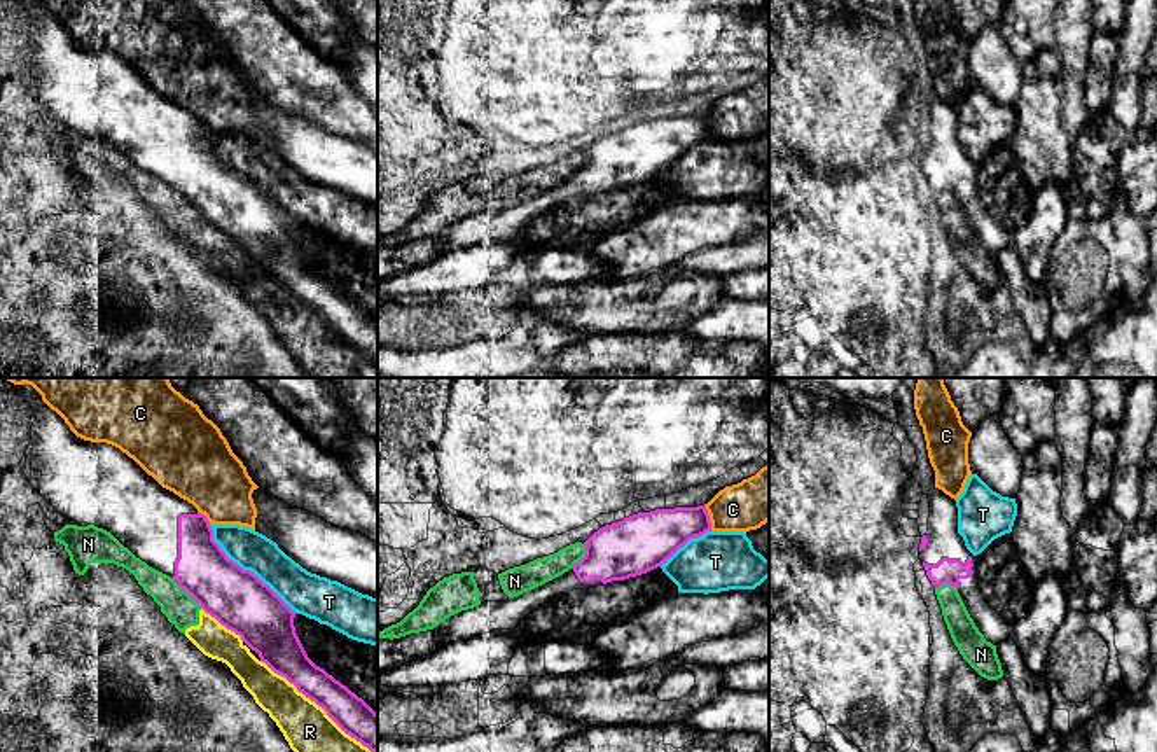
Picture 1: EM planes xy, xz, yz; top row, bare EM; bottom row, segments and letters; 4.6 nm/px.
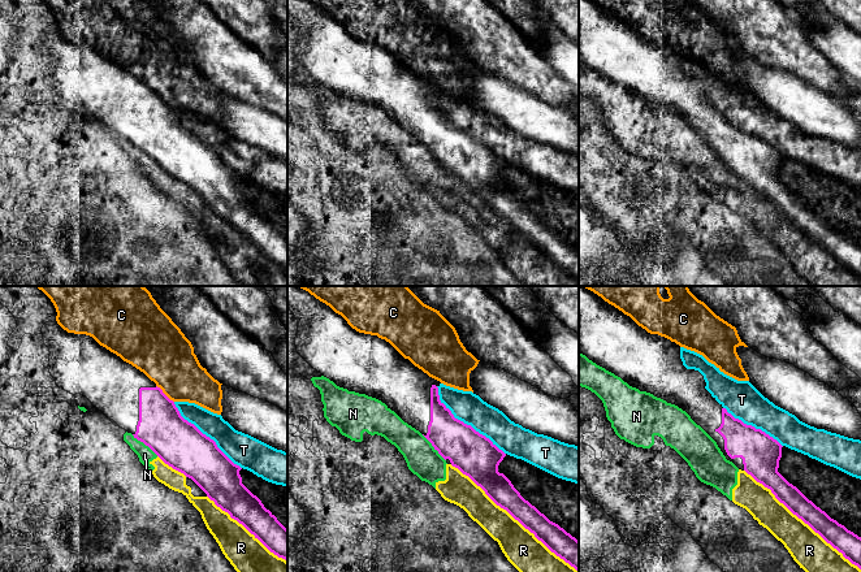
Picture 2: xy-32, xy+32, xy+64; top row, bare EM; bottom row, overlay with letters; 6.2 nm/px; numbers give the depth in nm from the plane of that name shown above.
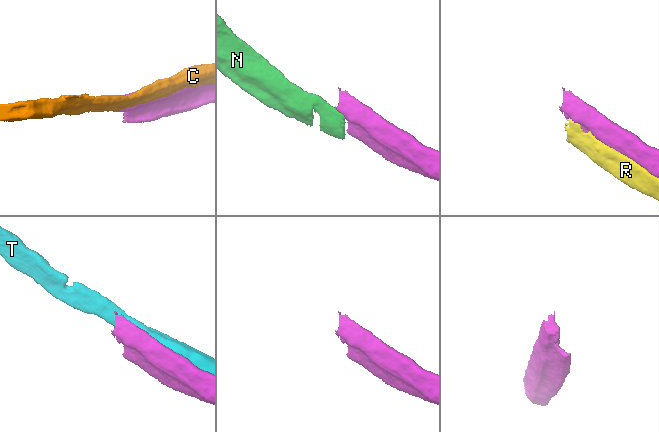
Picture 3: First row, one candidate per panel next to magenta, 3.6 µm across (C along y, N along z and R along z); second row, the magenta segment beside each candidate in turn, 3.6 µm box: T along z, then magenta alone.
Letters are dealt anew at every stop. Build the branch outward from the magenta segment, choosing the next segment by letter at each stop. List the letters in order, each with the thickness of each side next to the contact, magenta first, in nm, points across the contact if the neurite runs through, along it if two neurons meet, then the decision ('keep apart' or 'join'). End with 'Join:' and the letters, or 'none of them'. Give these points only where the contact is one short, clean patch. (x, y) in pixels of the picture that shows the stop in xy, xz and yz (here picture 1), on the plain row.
C: 220/220 nm | keep apart
N: 280/150 nm | along xy (170, 186), (201, 215) | keep apart
R: 170/240 nm | keep apart
T: 280/180 nm | keep apart
Join: none of them

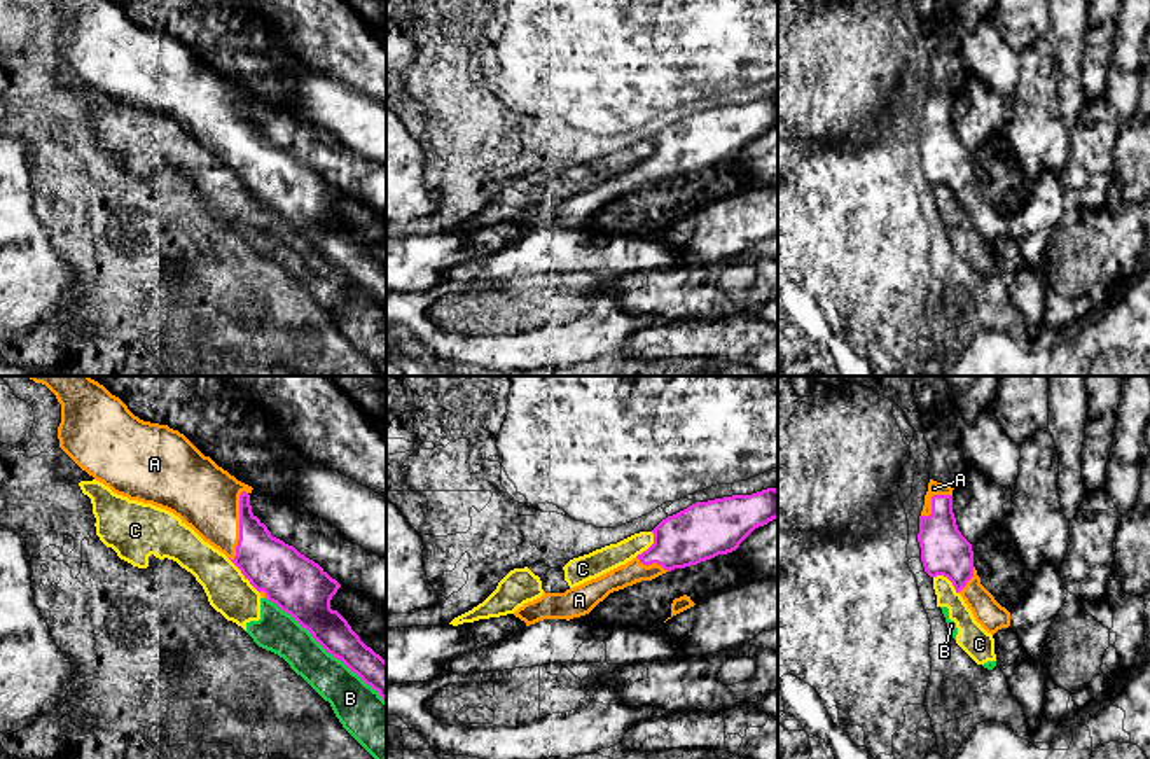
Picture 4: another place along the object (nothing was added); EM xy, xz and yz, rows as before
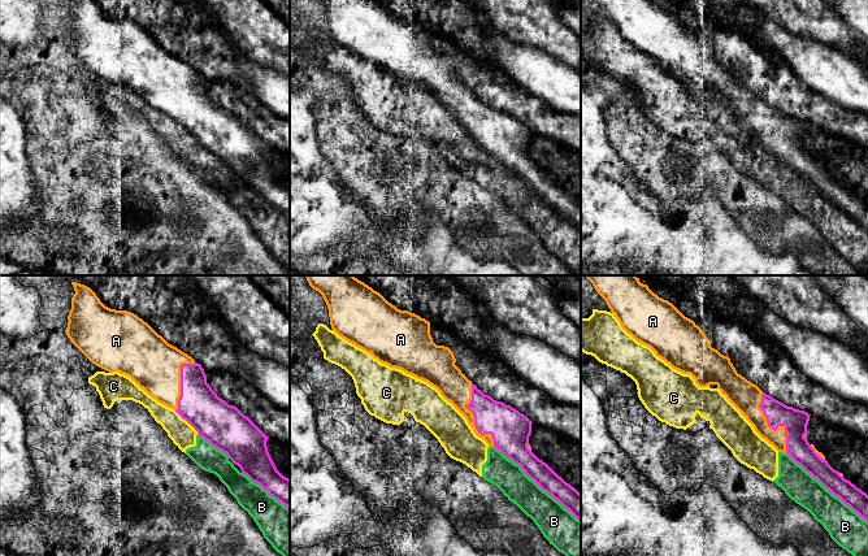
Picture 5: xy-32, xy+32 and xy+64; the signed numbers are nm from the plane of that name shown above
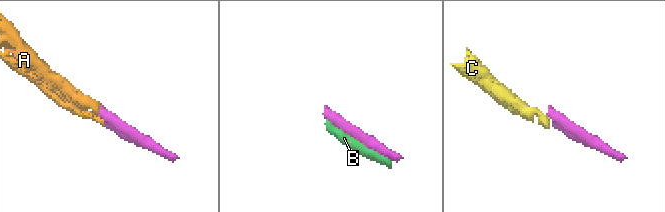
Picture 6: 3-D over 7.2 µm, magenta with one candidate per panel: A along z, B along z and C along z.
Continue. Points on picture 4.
A: 240/300 nm | join
B: 200/190 nm | keep apart
C: 260/200 nm | along xy (228, 167), (259, 201) | keep apart
Join: A

